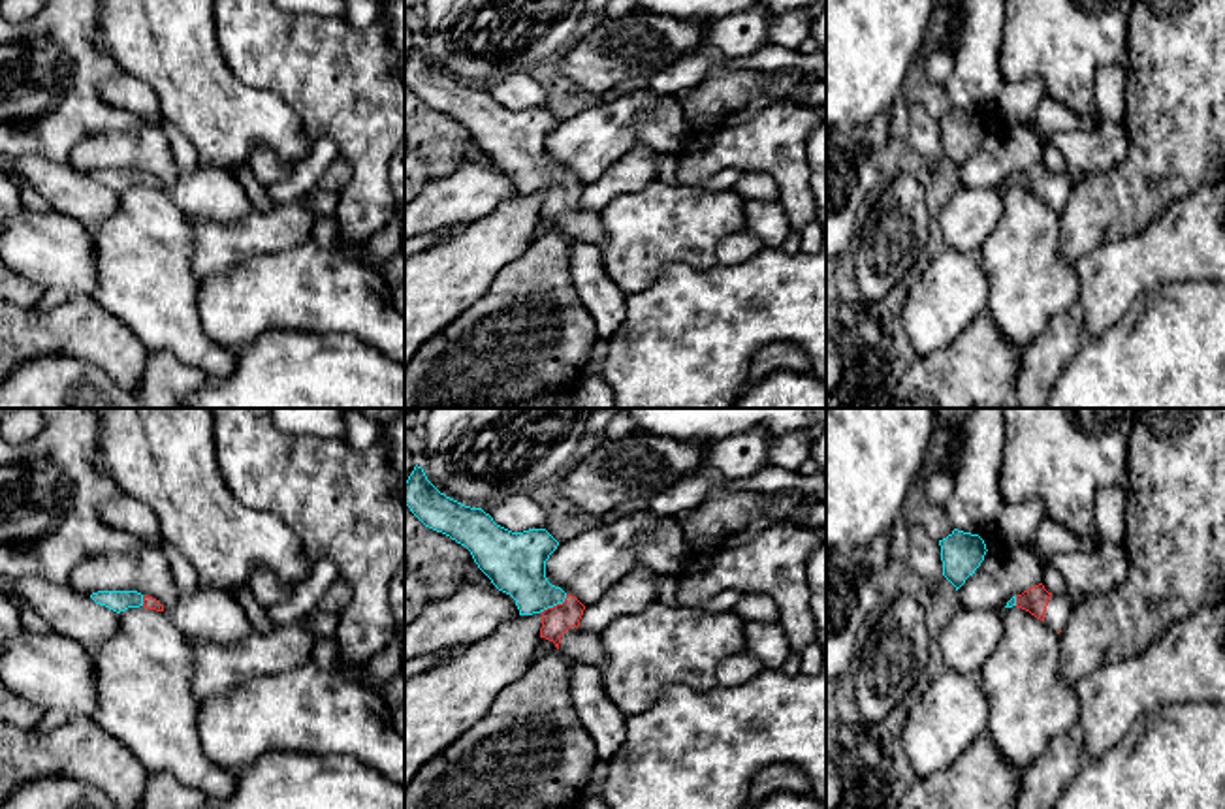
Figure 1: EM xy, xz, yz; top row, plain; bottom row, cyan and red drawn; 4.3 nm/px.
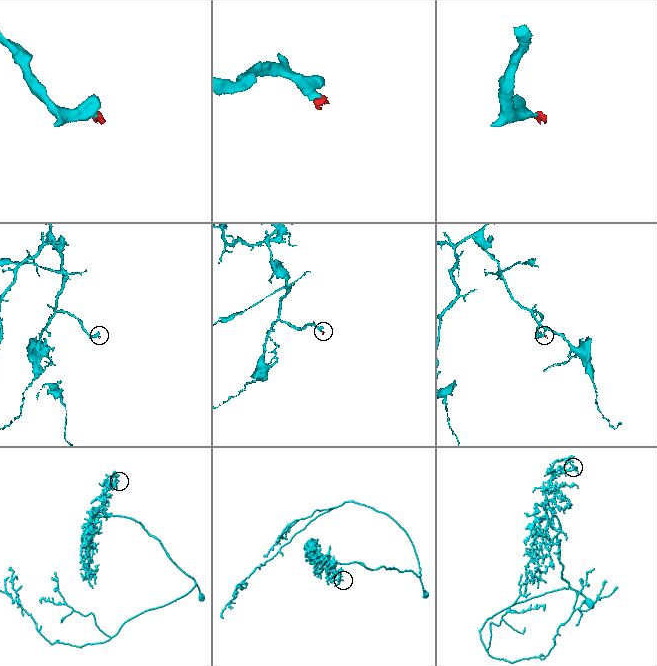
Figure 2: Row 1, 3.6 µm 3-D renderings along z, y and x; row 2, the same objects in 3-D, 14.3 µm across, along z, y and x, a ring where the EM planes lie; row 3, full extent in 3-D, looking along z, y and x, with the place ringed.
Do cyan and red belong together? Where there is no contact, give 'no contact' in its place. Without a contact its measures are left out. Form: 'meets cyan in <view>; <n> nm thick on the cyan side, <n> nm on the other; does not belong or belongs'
meets cyan in xz; 260 nm thick on the cyan side, 120 nm on the other; belongs

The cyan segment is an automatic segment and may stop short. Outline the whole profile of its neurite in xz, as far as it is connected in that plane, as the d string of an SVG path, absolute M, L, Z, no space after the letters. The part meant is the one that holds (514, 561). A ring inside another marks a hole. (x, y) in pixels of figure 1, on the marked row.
M418 465L405 482L405 504L425 527L465 546L491 583L516 600L519 615L540 613L540 638L570 660L606 666L600 636L580 628L585 606L546 578L546 561L559 546L546 529L512 532L482 508L440 493Z

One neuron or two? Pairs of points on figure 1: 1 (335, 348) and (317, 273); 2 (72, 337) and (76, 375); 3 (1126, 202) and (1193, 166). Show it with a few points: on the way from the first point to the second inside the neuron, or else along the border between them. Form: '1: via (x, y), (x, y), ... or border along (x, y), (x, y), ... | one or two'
1: border along (288, 328), (347, 332), (373, 348) | two
2: border along (31, 360), (81, 358), (111, 380) | two
3: via (1143, 192), (1156, 190), (1177, 174) | one

